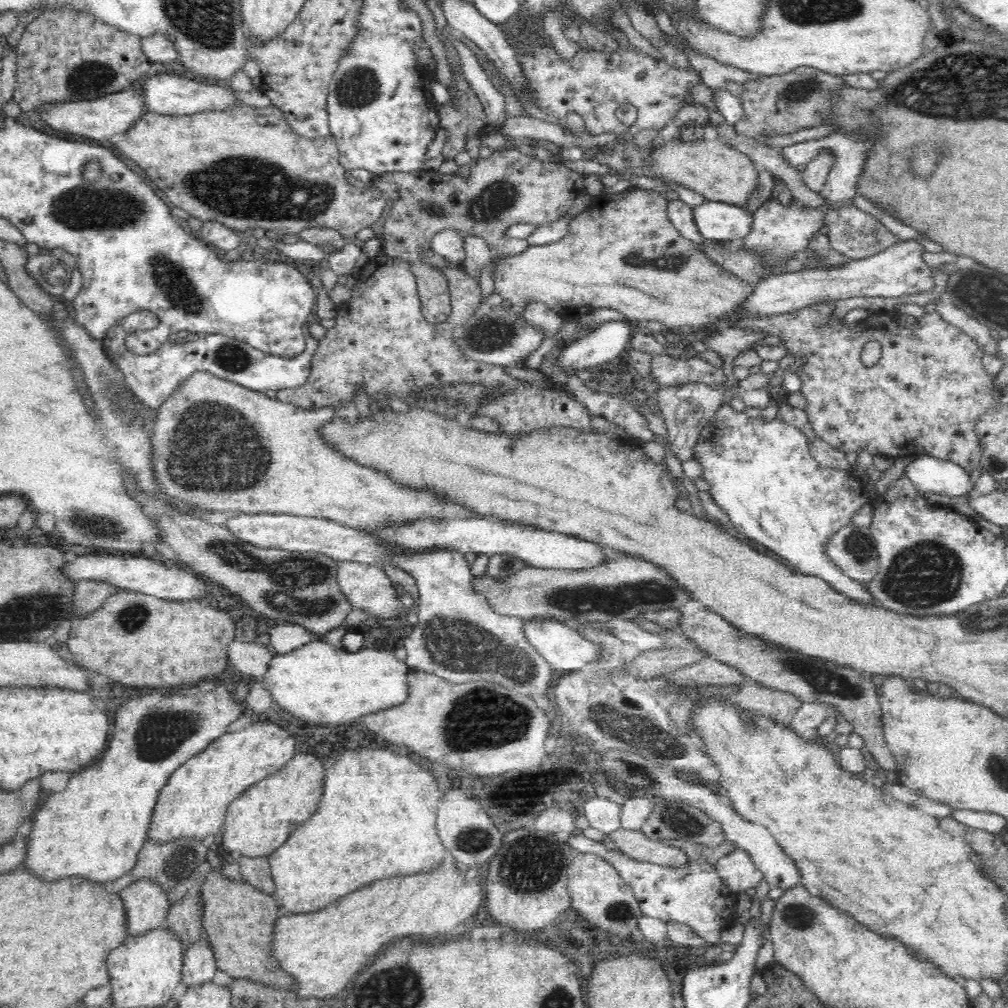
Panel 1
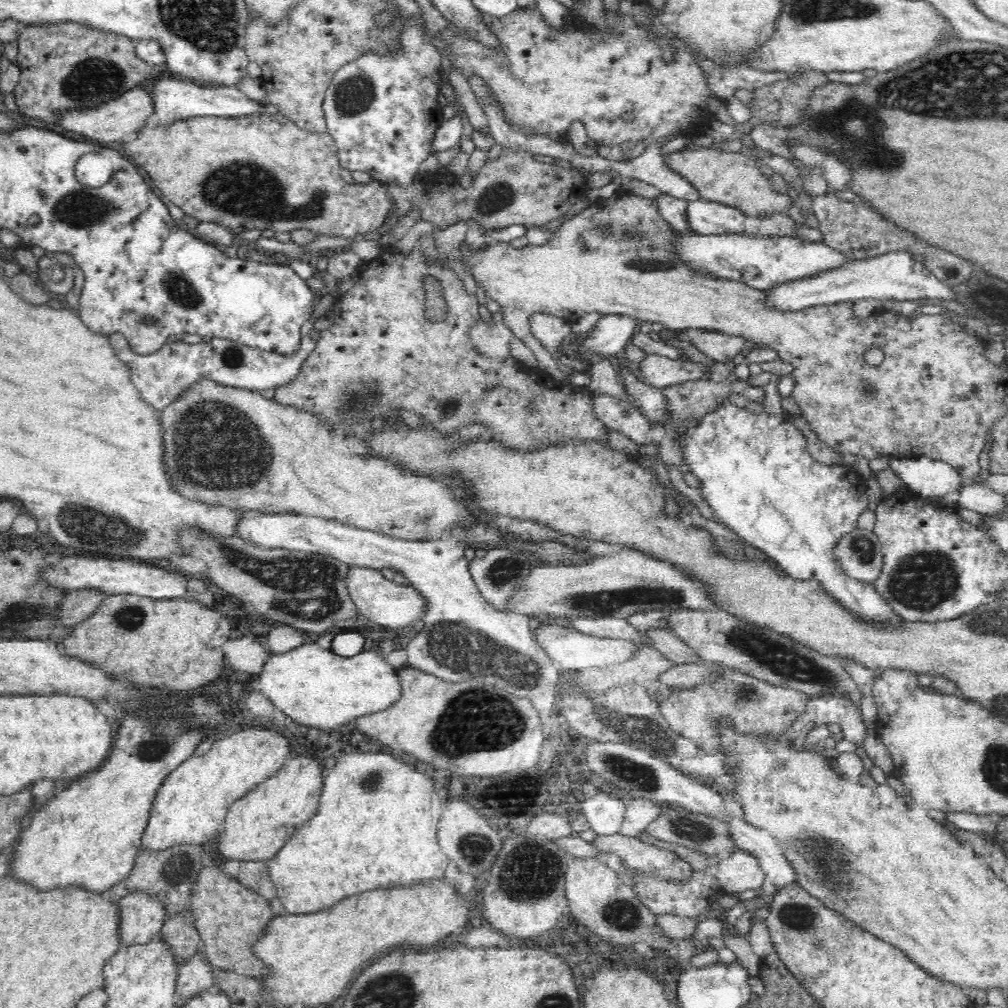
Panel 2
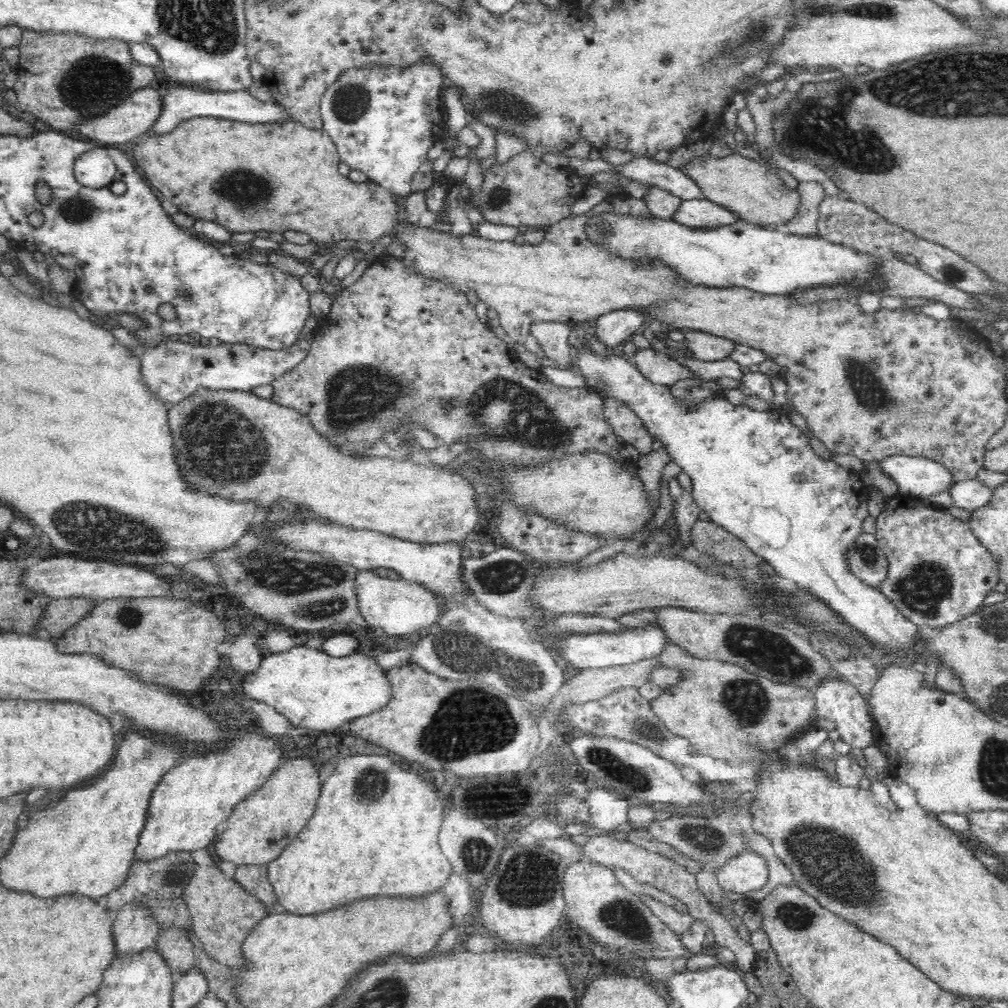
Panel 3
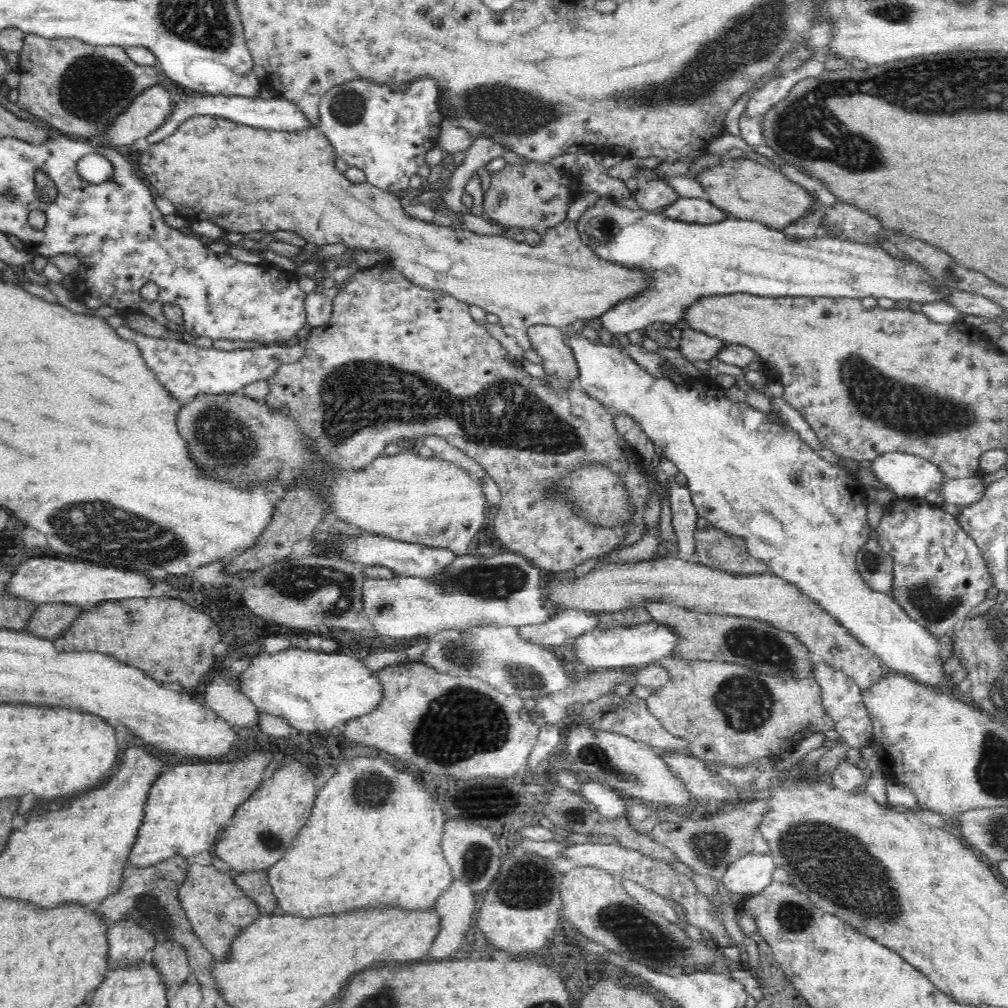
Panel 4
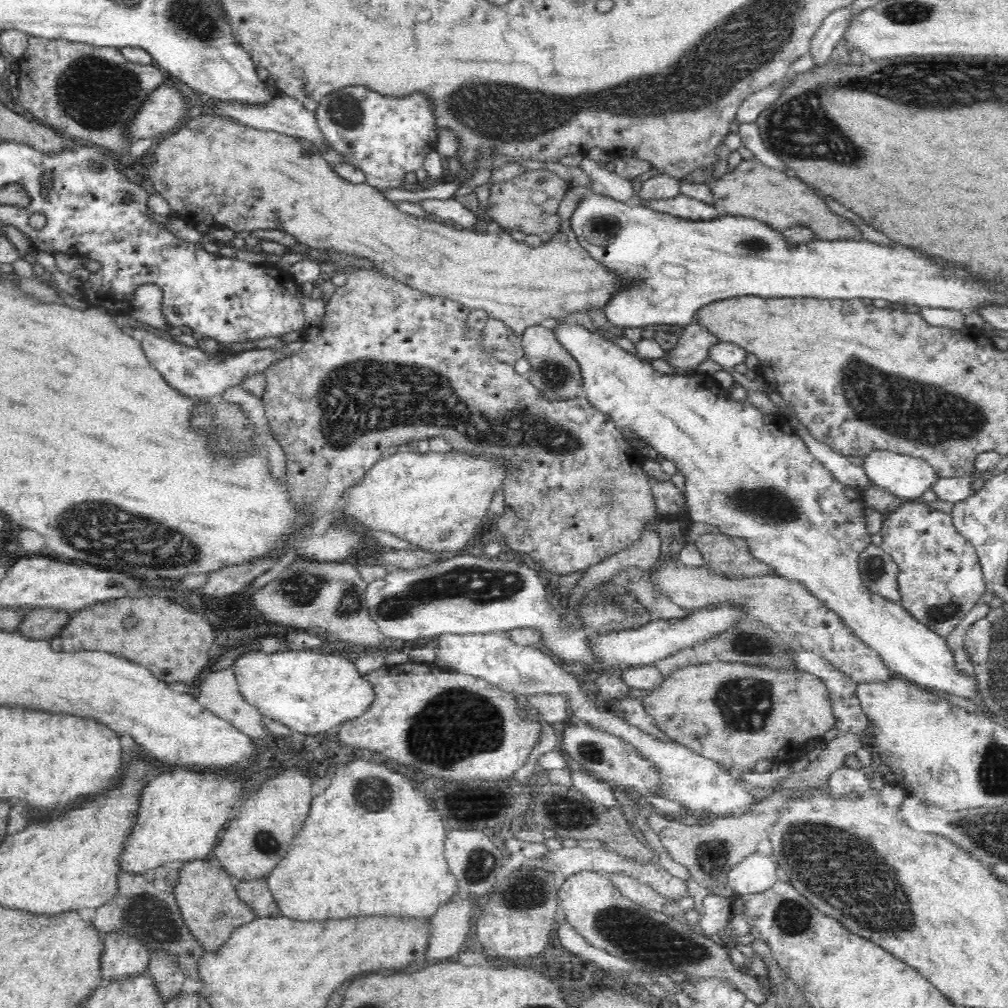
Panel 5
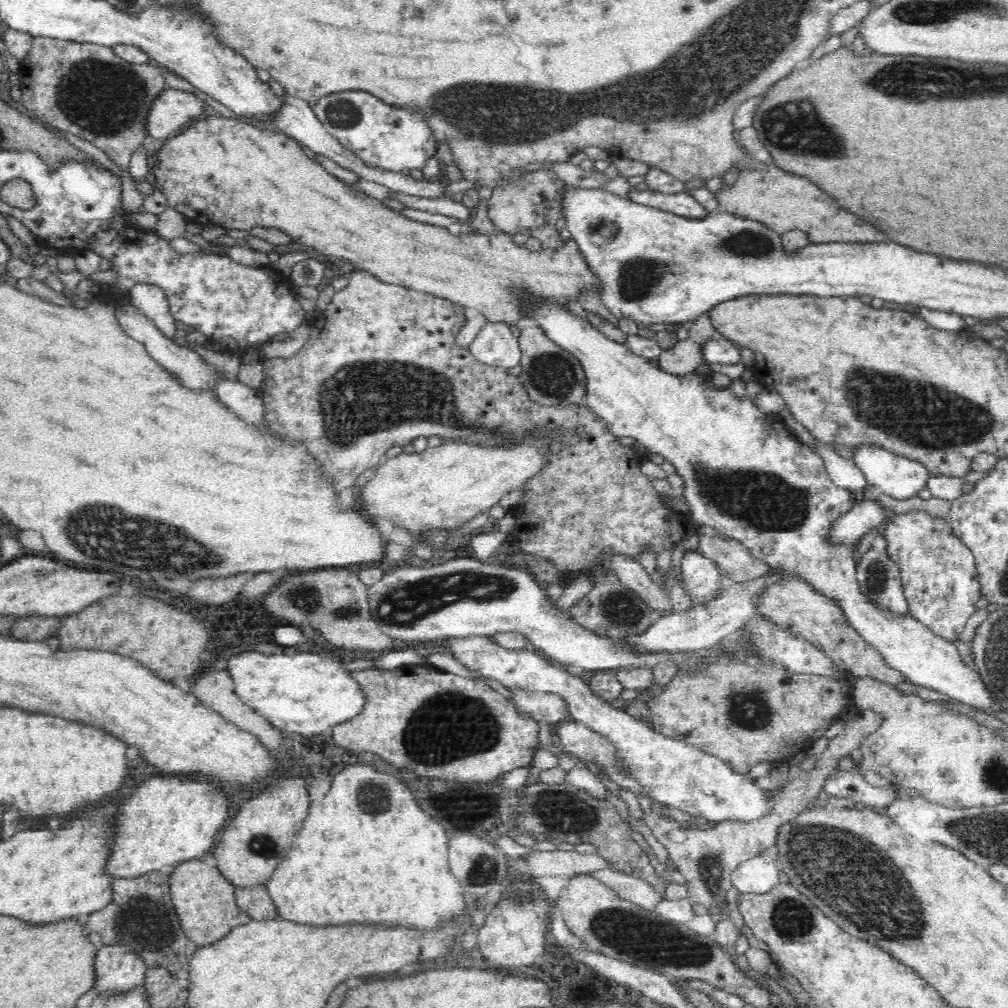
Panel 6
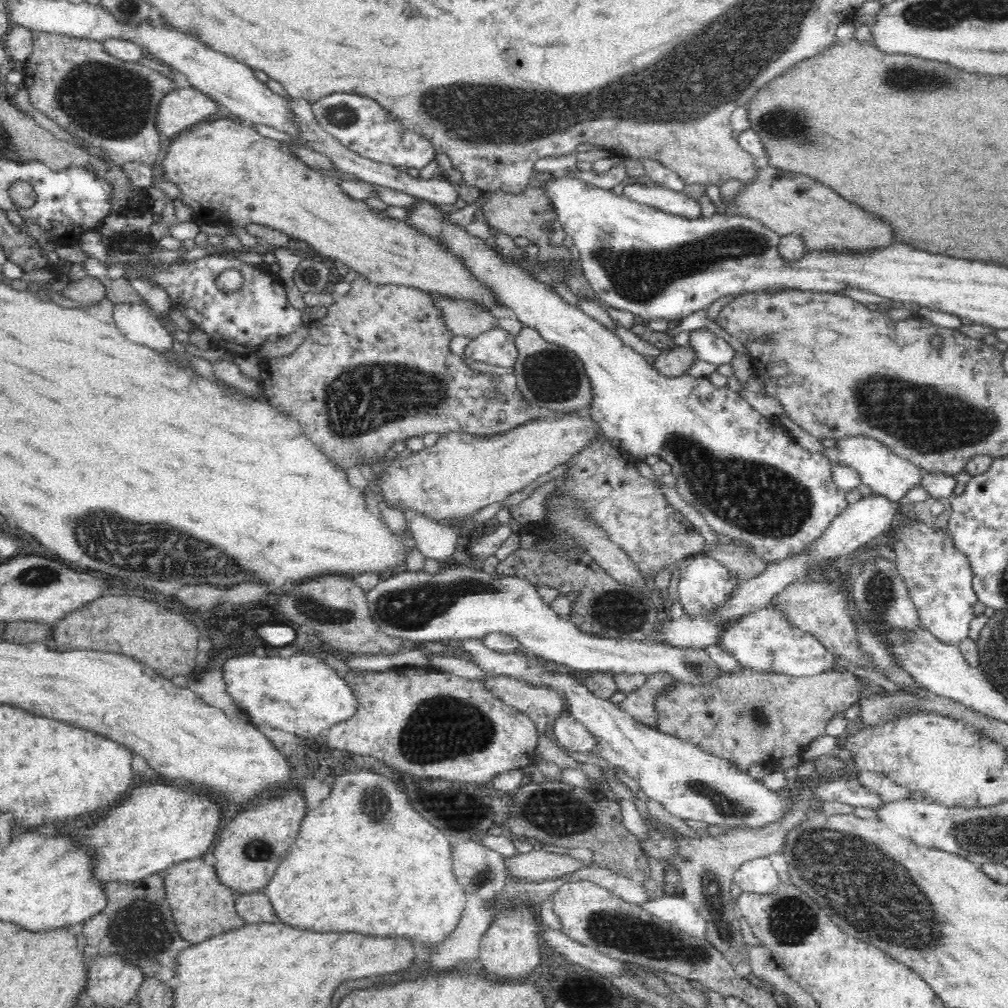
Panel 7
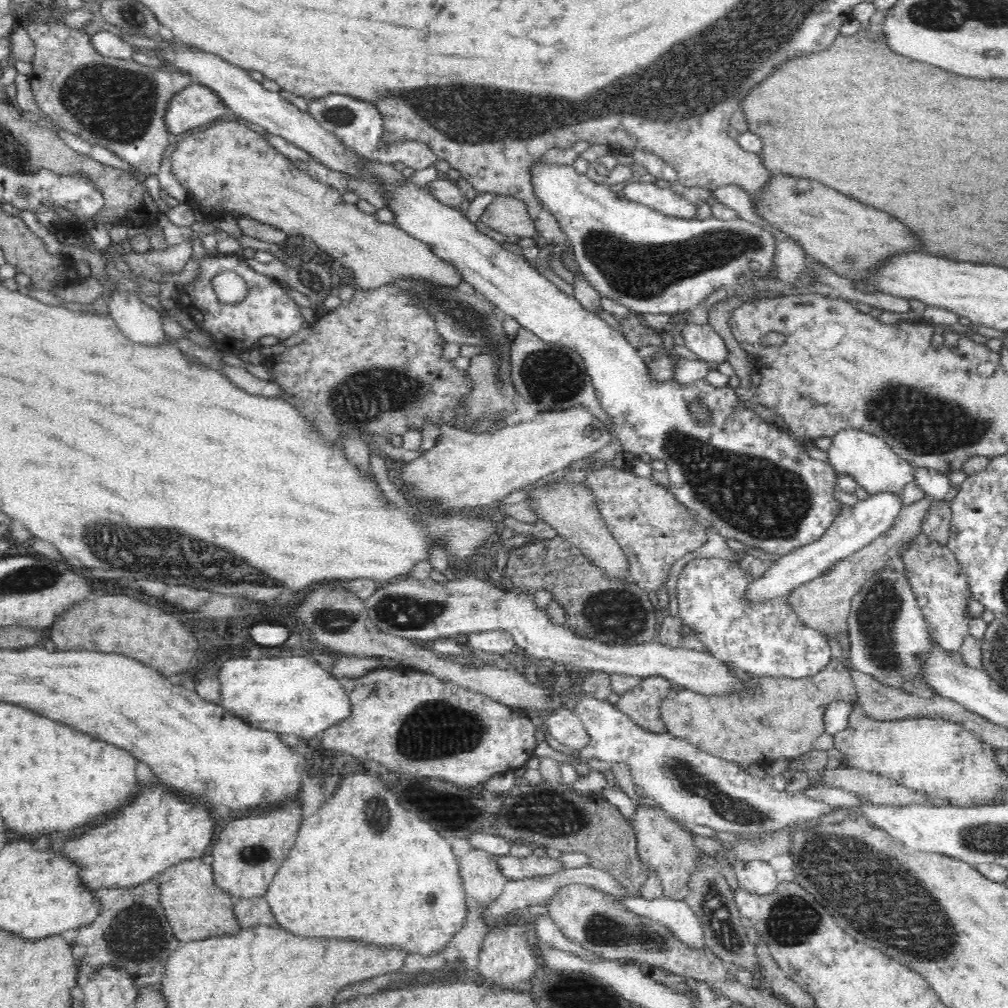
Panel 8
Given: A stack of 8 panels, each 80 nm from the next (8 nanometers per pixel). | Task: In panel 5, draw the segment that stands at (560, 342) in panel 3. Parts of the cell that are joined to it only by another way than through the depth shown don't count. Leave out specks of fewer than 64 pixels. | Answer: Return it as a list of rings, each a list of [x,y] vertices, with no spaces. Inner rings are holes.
[[[529,326],[518,339],[519,345],[524,351],[523,357],[531,366],[530,372],[524,376],[537,389],[539,398],[544,398],[549,402],[554,402],[554,400],[576,400],[584,384],[582,370],[574,357],[558,342],[550,326]]]

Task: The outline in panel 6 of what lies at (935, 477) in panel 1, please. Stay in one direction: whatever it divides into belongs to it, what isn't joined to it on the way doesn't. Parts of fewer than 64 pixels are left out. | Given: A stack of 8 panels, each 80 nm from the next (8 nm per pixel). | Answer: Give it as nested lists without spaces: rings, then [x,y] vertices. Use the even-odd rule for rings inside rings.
[[[863,443],[851,446],[851,451],[852,462],[864,473],[866,484],[882,488],[883,494],[894,500],[906,500],[906,498],[917,496],[918,490],[926,486],[928,476],[931,475],[928,469],[918,461],[895,455],[878,445]]]

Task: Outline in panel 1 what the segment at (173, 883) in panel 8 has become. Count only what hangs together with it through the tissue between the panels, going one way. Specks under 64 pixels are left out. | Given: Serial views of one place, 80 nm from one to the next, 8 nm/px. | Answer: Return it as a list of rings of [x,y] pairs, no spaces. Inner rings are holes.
[[[218,869],[202,880],[197,894],[203,902],[204,938],[212,947],[216,966],[231,978],[247,979],[293,994],[297,980],[289,976],[272,957],[274,922],[279,911],[272,895],[259,891],[248,882],[229,880]]]

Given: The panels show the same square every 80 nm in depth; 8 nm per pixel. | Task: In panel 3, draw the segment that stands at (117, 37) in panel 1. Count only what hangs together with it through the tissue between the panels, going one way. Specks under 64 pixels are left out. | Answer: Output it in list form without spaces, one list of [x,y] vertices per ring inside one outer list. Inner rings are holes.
[[[23,30],[19,41],[19,68],[13,90],[17,93],[16,108],[30,112],[40,121],[50,124],[57,132],[75,128],[78,121],[86,118],[101,117],[103,113],[126,100],[131,93],[146,88],[154,82],[153,66],[146,66],[134,60],[130,54],[130,43],[110,39],[99,41],[78,33],[42,33]]]

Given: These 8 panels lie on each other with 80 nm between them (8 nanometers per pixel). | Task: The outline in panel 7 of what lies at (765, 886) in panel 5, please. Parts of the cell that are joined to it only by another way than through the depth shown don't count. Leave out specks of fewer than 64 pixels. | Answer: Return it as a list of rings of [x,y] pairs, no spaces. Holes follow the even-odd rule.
[[[758,858],[742,864],[735,872],[733,881],[743,892],[754,896],[770,894],[781,885],[770,858]]]

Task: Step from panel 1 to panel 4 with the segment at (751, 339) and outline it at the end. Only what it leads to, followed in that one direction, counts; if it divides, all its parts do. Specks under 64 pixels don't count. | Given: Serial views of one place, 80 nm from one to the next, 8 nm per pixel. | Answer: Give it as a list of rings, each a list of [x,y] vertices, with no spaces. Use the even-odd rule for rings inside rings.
[[[681,326],[681,337],[679,338],[677,350],[690,363],[714,361],[716,352],[722,346],[724,346],[724,343],[720,339],[708,336],[695,328]]]

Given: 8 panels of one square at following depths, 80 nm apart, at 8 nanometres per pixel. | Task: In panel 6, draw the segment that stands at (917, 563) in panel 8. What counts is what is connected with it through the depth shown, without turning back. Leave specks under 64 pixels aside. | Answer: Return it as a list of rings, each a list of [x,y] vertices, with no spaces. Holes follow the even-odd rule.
[[[926,512],[892,516],[882,535],[887,541],[887,554],[898,565],[911,616],[926,625],[935,636],[953,643],[960,642],[959,637],[966,628],[966,622],[974,614],[976,603],[980,600],[980,583],[970,549],[954,535],[946,519],[936,519]]]

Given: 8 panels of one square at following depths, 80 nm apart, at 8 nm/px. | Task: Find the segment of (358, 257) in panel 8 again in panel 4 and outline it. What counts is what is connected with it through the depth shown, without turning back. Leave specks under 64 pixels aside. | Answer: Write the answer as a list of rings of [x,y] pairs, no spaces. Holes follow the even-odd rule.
[[[200,115],[192,116],[181,124],[176,132],[164,138],[164,140],[154,143],[150,147],[150,152],[146,148],[146,152],[140,158],[140,164],[144,174],[152,187],[156,188],[158,196],[167,198],[173,204],[176,214],[183,217],[189,224],[196,221],[205,220],[222,227],[226,231],[247,233],[247,232],[276,232],[278,230],[286,230],[294,232],[300,237],[304,238],[306,242],[312,242],[316,246],[324,246],[324,244],[344,244],[348,248],[349,253],[354,250],[364,252],[381,252],[383,259],[388,260],[390,265],[396,271],[402,272],[406,279],[412,281],[414,284],[420,285],[432,291],[446,292],[448,295],[456,297],[459,301],[464,301],[468,305],[480,306],[486,310],[487,313],[495,314],[499,318],[499,324],[503,327],[504,332],[508,336],[512,336],[517,340],[517,343],[522,349],[530,349],[530,339],[528,339],[527,330],[532,325],[550,325],[555,326],[563,331],[566,327],[576,320],[583,320],[590,322],[596,317],[601,317],[604,312],[609,311],[614,307],[614,304],[620,303],[624,298],[630,298],[634,294],[638,294],[644,288],[644,280],[646,277],[640,271],[632,270],[624,267],[622,264],[612,263],[612,261],[605,261],[594,253],[593,249],[582,243],[578,229],[576,228],[576,221],[568,222],[562,221],[560,224],[550,228],[548,232],[541,238],[541,242],[537,245],[529,245],[525,241],[519,242],[514,239],[514,236],[502,236],[501,234],[476,234],[468,229],[453,229],[450,226],[438,225],[435,222],[422,221],[407,214],[403,207],[404,203],[398,200],[398,197],[380,187],[371,185],[368,182],[352,183],[348,178],[344,177],[344,173],[338,171],[335,166],[335,158],[337,152],[330,145],[328,137],[320,131],[318,126],[305,131],[278,131],[278,129],[263,129],[246,126],[243,124],[235,123],[226,118]]]

